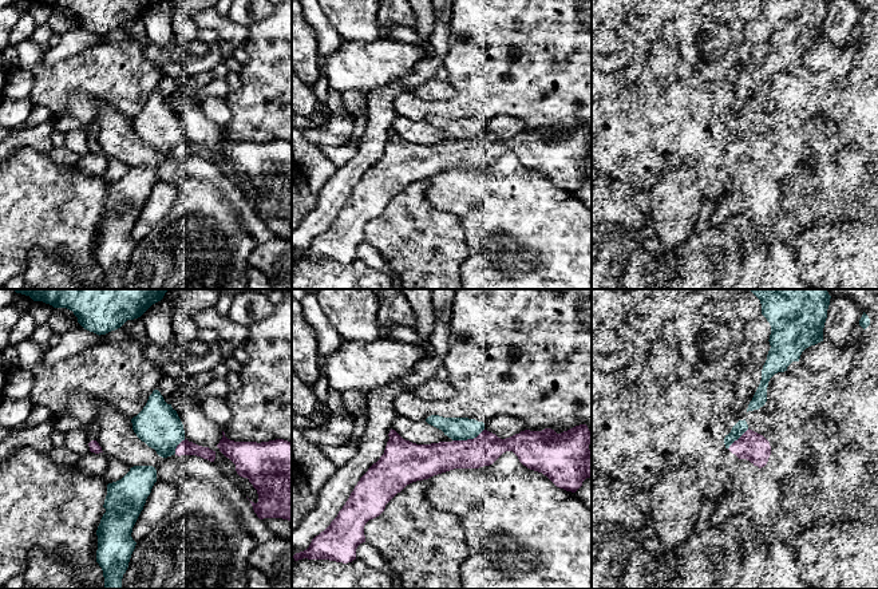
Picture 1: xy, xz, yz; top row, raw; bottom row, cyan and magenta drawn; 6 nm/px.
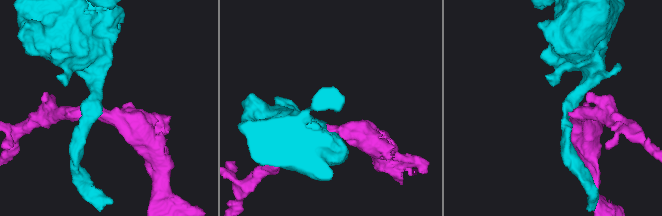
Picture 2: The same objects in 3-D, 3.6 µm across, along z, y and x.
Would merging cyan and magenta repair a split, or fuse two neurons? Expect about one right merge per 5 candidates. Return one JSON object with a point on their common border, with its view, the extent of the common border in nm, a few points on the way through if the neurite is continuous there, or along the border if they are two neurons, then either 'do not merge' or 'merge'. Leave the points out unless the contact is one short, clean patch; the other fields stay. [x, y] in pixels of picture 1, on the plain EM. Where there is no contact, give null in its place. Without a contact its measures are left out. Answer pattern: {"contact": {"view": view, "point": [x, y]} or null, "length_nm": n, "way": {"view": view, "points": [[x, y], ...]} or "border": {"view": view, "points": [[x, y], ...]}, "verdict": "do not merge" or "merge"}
{"contact": {"view": "xz", "point": [467, 138]}, "length_nm": 200, "verdict": "do not merge"}

